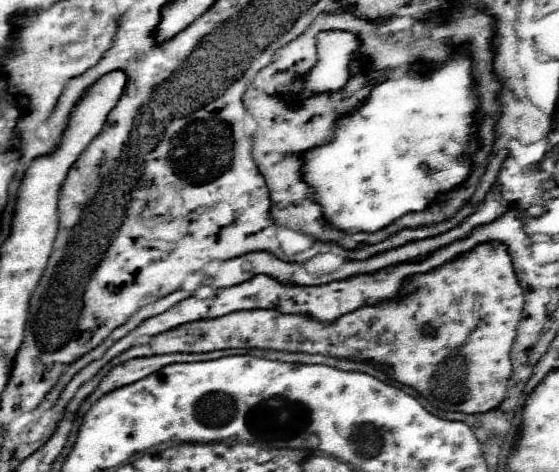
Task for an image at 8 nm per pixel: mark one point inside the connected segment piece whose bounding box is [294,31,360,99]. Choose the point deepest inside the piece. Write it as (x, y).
(336, 49)

